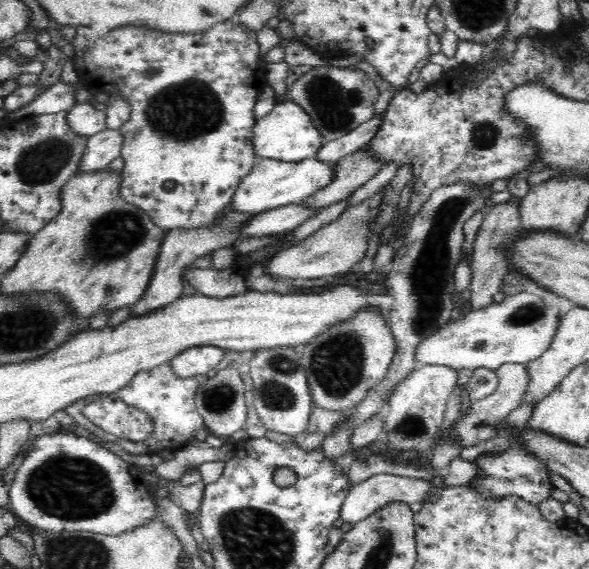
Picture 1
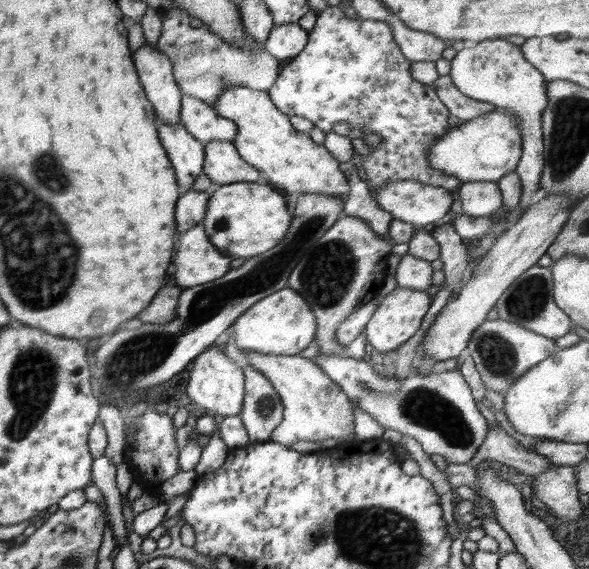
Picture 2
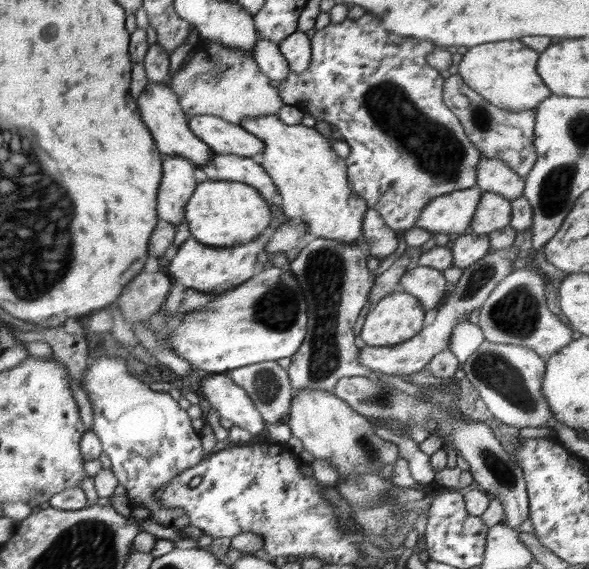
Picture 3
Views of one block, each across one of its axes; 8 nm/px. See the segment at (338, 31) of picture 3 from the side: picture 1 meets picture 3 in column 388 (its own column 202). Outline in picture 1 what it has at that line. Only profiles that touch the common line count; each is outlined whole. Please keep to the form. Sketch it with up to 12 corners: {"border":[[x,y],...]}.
{"border":[[78,28],[120,196],[202,228],[254,168],[256,32]]}

